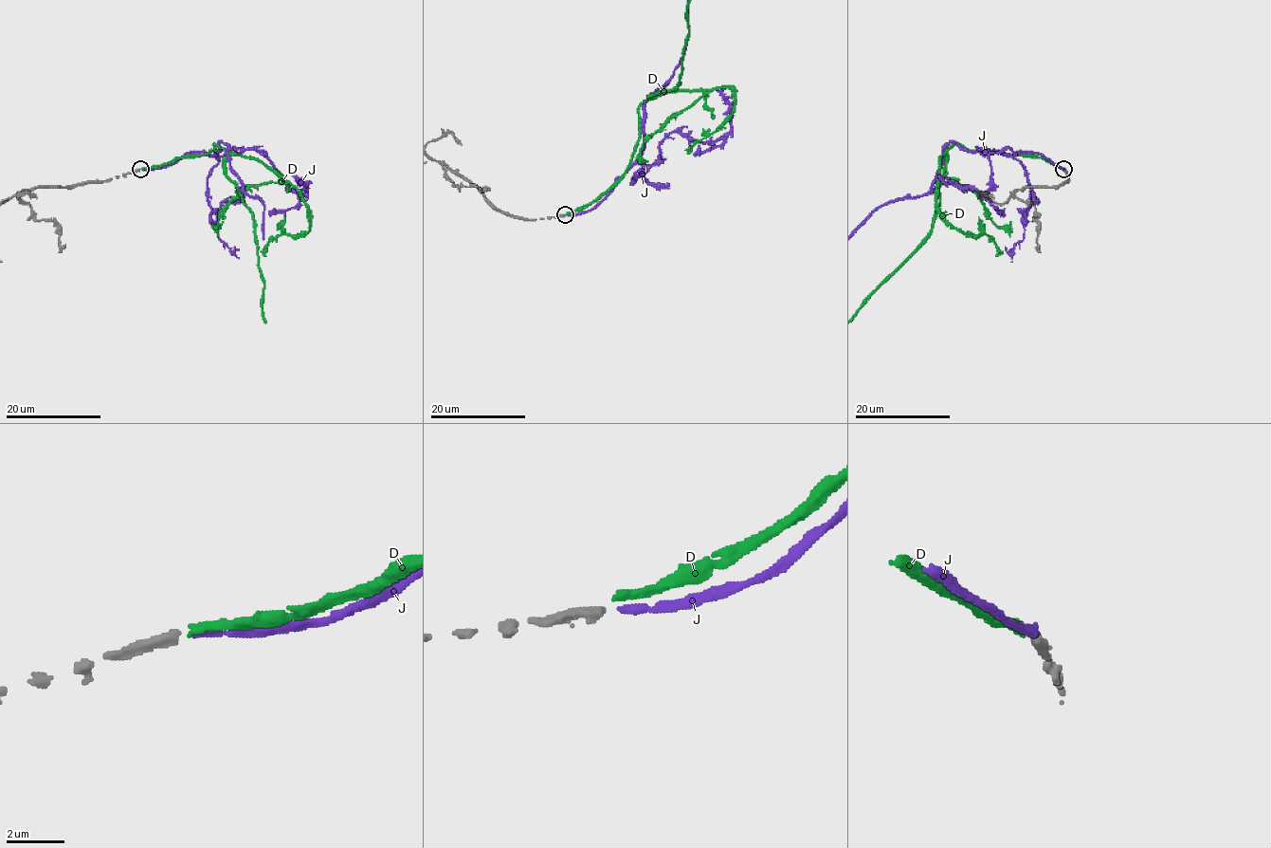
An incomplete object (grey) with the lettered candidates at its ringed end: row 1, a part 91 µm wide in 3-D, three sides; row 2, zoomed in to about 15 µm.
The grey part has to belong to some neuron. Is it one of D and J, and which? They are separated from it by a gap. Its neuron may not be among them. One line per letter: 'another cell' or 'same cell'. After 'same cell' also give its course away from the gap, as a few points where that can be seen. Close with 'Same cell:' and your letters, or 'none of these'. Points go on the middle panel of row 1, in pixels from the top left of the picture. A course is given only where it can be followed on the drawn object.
D: another cell
J: same cell
Same cell: J

